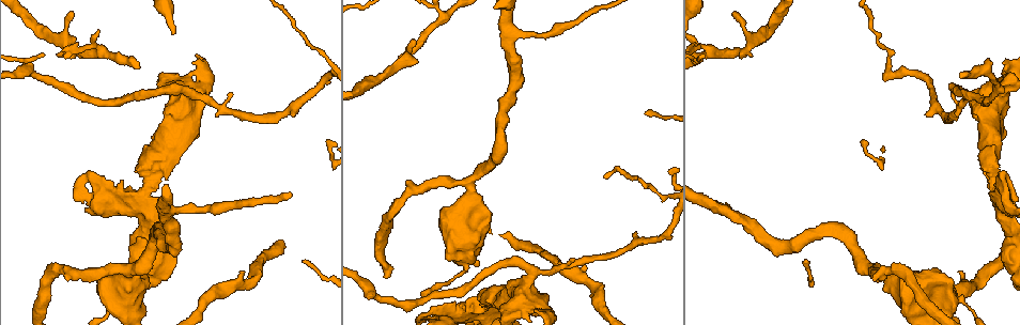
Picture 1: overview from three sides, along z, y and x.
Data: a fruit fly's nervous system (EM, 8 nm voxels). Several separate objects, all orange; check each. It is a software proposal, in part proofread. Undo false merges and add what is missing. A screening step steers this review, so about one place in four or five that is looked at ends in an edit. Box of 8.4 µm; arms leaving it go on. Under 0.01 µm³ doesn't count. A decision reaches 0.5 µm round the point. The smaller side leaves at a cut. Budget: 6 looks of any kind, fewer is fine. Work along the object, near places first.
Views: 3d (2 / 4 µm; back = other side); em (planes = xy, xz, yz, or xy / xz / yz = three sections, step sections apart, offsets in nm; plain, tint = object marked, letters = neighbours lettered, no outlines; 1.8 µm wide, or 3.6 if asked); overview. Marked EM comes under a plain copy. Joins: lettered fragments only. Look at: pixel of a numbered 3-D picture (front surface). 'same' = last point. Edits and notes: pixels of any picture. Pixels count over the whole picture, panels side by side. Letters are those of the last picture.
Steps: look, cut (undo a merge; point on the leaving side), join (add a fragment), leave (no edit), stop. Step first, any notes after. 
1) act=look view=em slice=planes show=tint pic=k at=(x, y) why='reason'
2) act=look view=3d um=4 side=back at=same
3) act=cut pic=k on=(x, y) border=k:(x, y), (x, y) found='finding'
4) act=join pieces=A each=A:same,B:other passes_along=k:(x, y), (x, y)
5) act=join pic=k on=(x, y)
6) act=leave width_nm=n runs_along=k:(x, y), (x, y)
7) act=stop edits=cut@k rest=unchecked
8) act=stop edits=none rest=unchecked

act=look view=em slice=planes show=letters pic=1 at=(378, 299) why='narrows sharply'

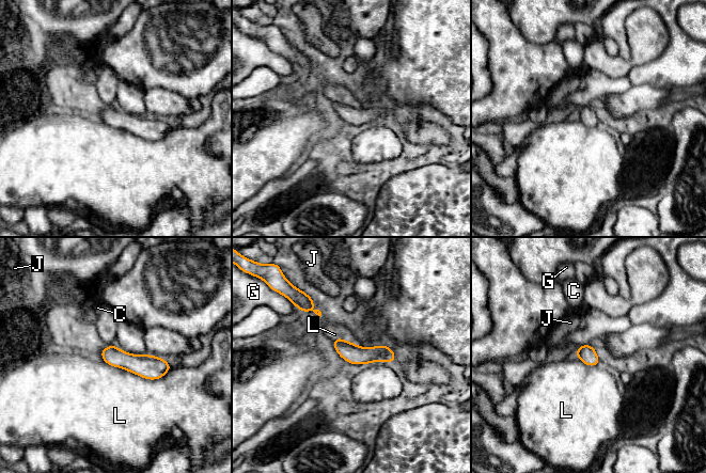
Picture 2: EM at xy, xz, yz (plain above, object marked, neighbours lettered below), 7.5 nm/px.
act=leave each=C:other,G:other,J:other,L:other border=2:(104, 361), (148, 379), (172, 366) found='one cell here'

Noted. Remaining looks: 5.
act=look view=em slice=xz step=8 show=letters pic=1 at=(1001, 186) why='thin arm on a thick one'

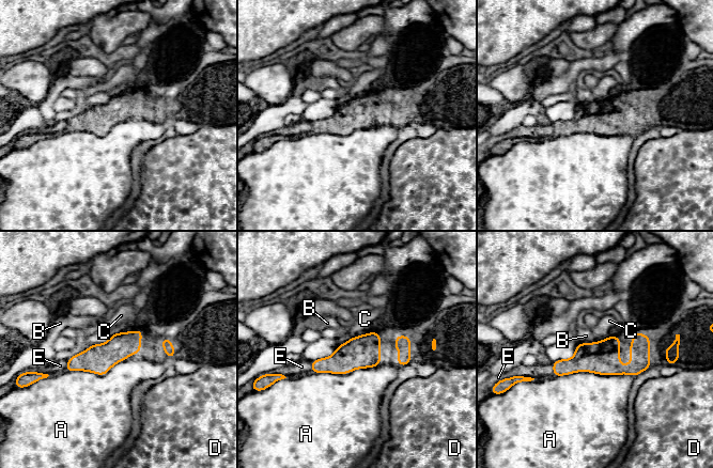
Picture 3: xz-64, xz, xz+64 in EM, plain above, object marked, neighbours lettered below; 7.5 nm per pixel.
act=leave longest_contact=A:600nm each=A:other,B:other,C:other,D:other,E:other runs_along=3:(647, 365), (573, 364), (555, 373) found='all the same cell'

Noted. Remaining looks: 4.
act=look view=em slice=planes show=letters pic=1 at=(416, 43) why='free end'

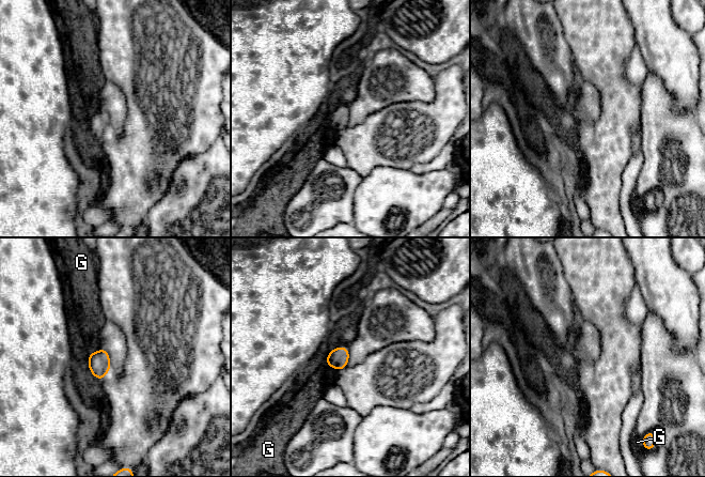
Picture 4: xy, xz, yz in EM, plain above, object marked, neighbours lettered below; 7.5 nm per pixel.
act=leave each=G:other border=4:(326, 363), (338, 371) found='none of them fits'

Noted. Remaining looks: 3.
act=stop edits=none rest=unchecked

